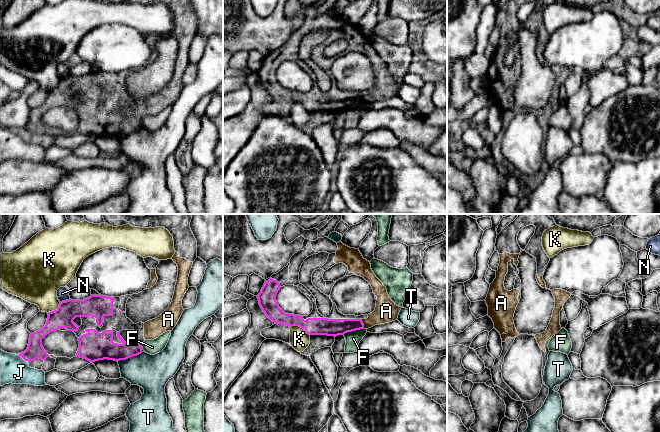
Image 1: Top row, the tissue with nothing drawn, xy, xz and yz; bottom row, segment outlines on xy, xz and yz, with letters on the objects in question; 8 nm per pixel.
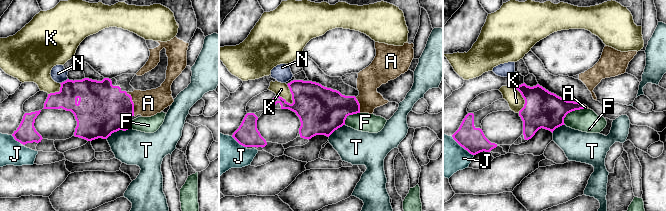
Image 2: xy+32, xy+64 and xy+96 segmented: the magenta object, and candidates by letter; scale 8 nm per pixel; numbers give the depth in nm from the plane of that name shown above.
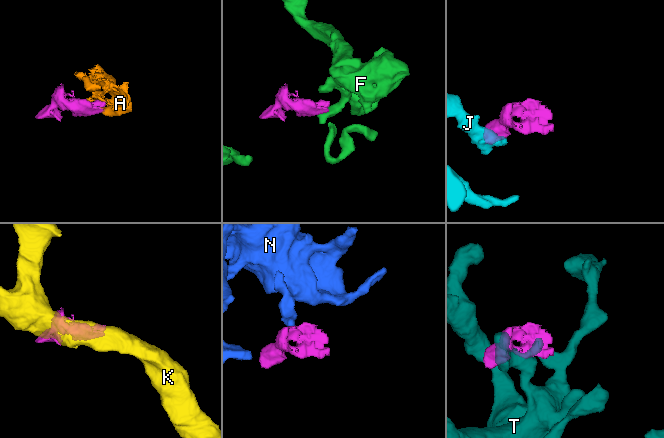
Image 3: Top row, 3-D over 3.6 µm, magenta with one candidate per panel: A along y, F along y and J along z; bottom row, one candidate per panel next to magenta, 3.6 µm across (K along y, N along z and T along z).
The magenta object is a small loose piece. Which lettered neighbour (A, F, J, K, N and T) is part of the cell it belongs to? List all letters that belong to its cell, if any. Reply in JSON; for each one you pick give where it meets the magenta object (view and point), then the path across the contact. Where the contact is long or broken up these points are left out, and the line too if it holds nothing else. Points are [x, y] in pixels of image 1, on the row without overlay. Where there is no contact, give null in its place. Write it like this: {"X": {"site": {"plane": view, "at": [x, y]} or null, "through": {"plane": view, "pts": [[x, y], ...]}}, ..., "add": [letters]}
{"A": {"site": {"plane": "xz", "at": [363, 100]}}, "add": ["A"]}

